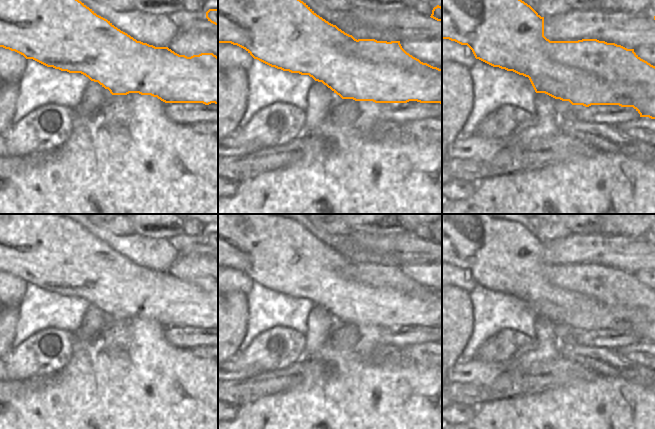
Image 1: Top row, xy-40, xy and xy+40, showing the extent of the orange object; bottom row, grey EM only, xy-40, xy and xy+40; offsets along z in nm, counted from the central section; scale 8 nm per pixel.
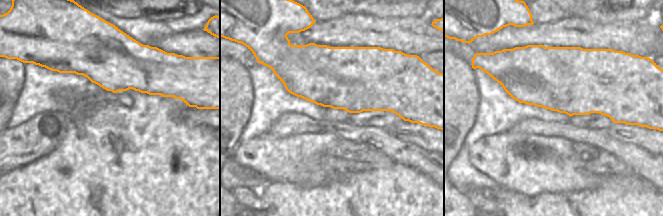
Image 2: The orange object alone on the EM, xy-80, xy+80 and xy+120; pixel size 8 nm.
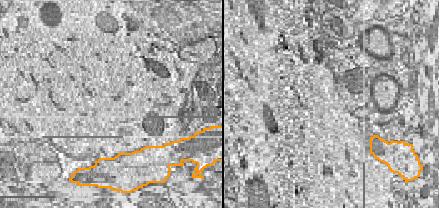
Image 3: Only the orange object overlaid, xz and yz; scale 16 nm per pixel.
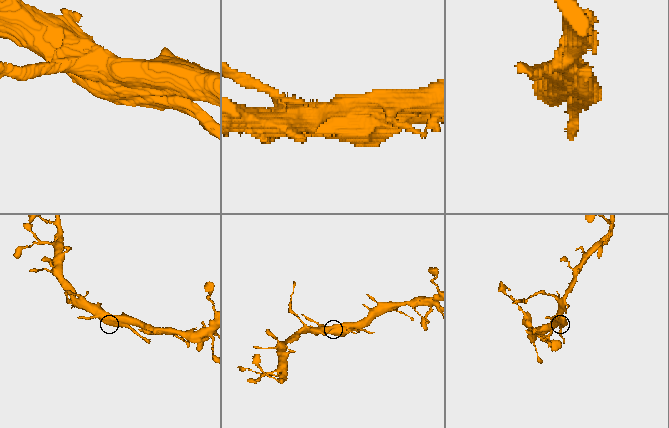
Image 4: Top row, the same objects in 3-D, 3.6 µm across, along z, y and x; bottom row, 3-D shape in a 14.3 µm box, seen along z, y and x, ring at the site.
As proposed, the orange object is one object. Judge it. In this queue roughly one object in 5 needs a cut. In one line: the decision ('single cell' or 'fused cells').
fused cells

